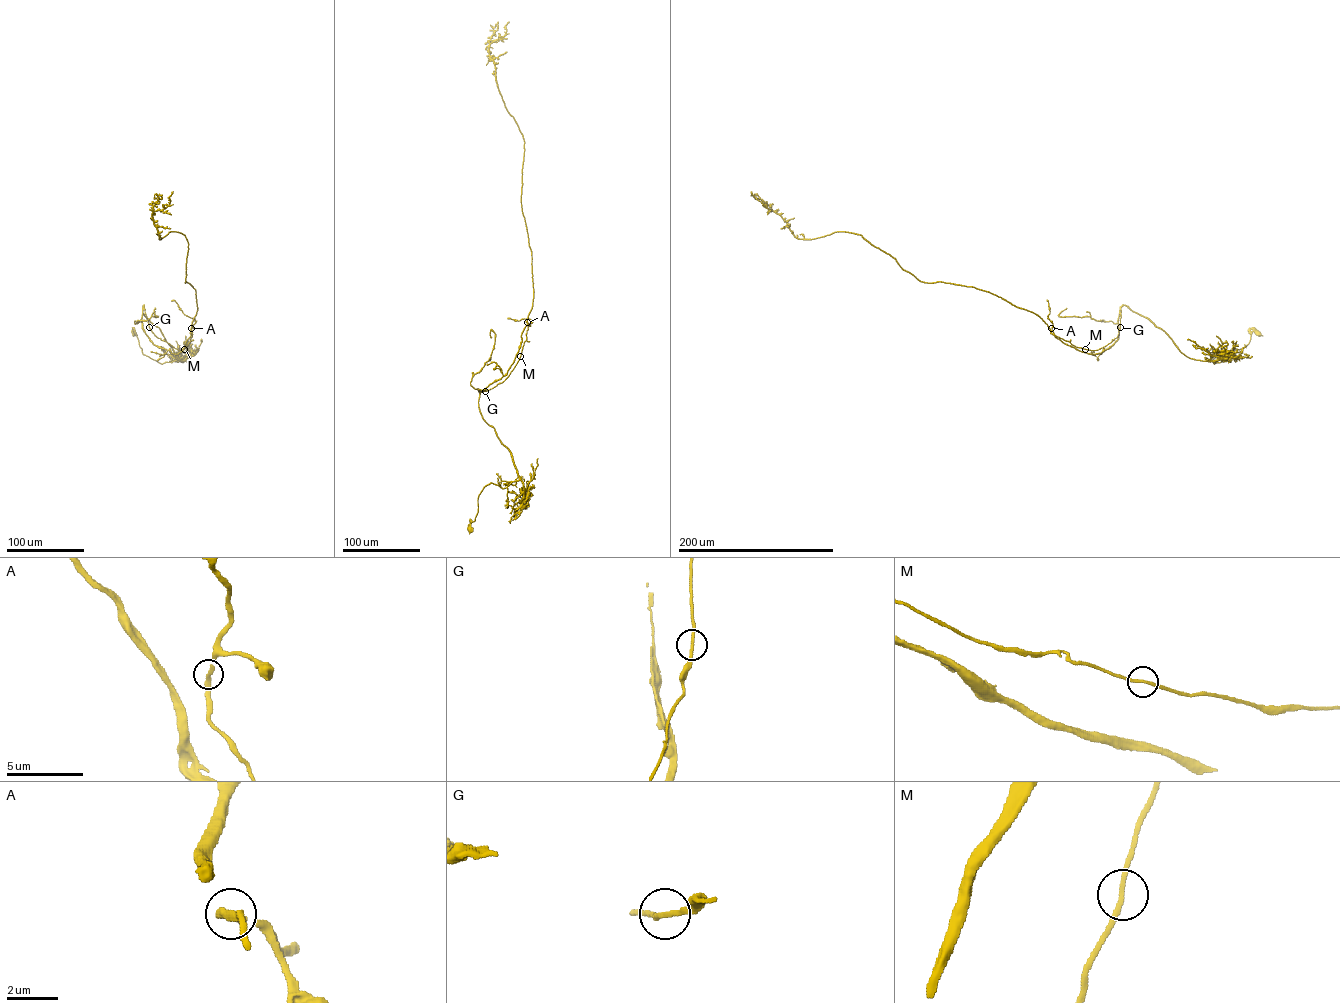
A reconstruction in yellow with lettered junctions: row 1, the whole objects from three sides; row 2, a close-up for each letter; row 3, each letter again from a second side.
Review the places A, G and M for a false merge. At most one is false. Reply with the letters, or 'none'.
none

